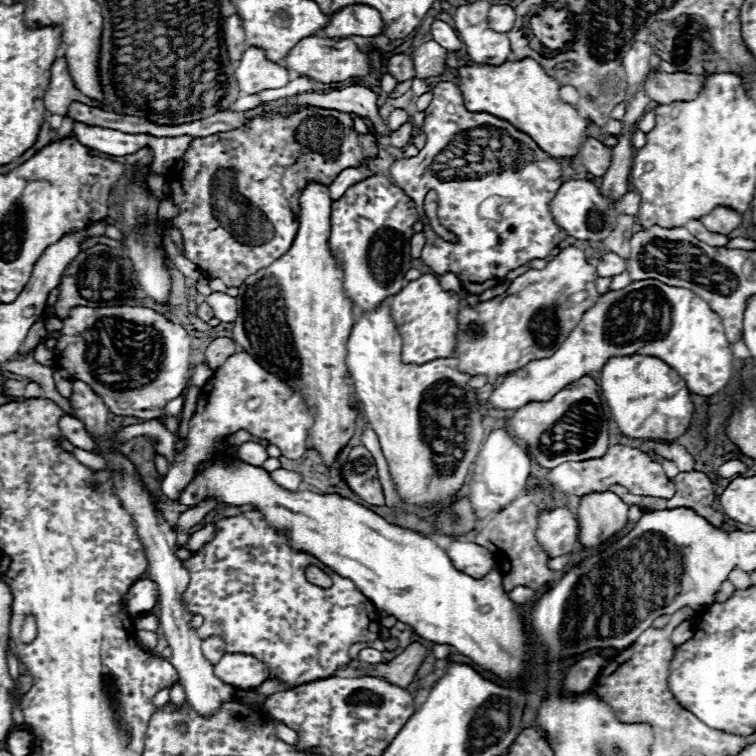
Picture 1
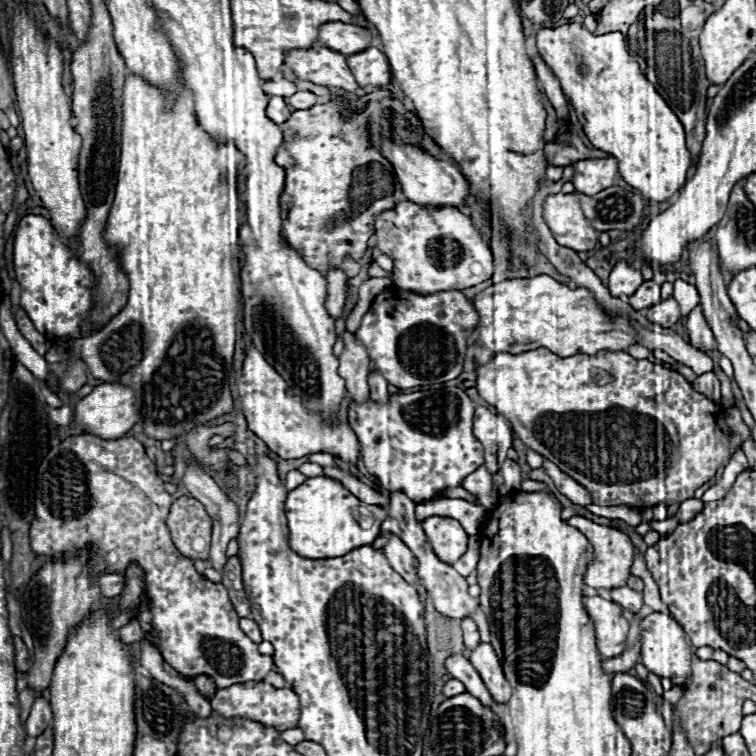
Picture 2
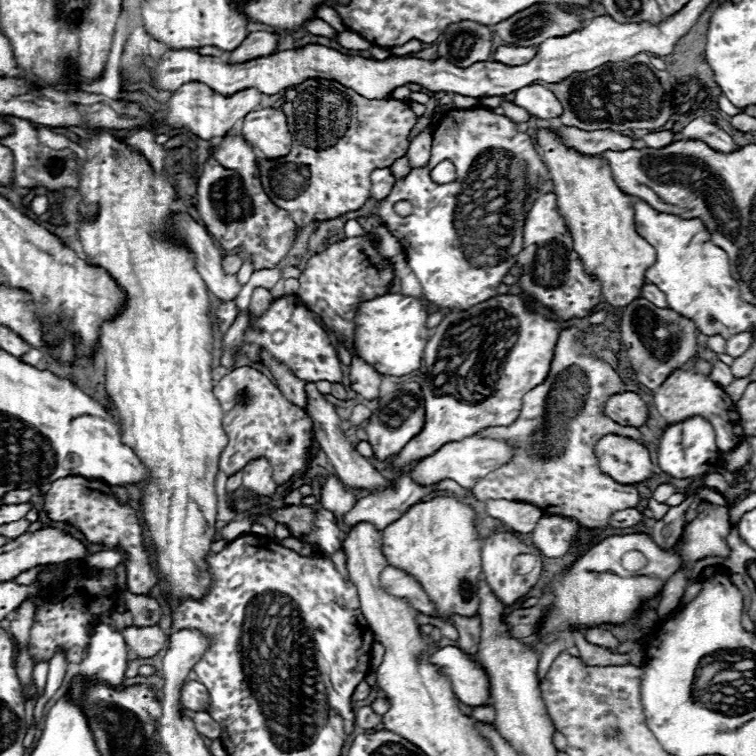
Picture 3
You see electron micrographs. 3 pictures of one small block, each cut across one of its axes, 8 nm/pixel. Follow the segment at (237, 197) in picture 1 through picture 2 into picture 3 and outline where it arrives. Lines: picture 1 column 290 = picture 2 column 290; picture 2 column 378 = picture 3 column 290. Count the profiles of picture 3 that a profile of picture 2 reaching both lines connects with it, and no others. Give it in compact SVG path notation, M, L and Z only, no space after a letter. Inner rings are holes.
M346 90L350 102L350 126L346 134L326 150L312 150L296 140L288 156L258 162L260 180L270 200L286 210L298 228L314 220L330 220L358 210L368 200L370 172L390 166L408 152L408 136L416 124L416 114L402 100L368 100L354 90Z

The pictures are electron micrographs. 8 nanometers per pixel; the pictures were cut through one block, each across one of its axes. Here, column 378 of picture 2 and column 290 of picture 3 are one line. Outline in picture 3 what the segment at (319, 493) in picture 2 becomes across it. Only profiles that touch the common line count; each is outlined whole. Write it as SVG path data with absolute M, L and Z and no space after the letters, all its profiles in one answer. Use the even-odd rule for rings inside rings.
M288 506L288 508L282 508L282 510L276 510L276 512L270 512L270 516L276 520L276 522L284 522L288 528L290 528L290 534L292 536L300 536L300 534L308 534L310 528L312 528L312 520L314 520L314 508L310 506Z

